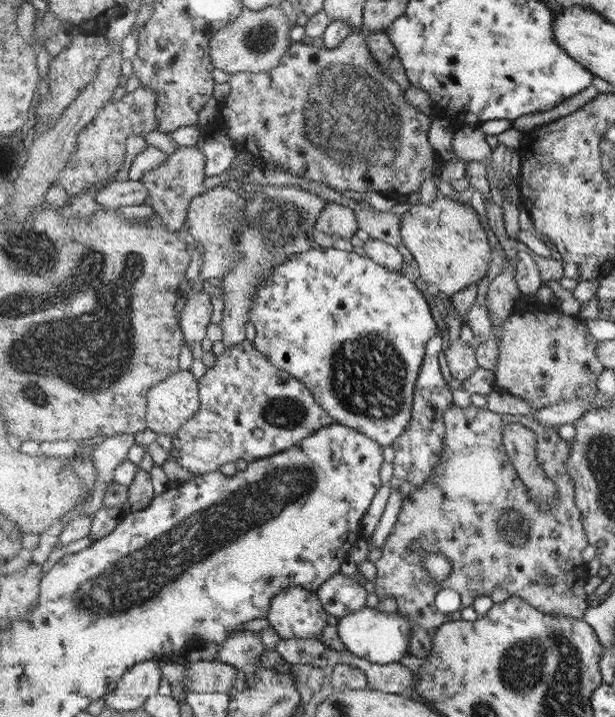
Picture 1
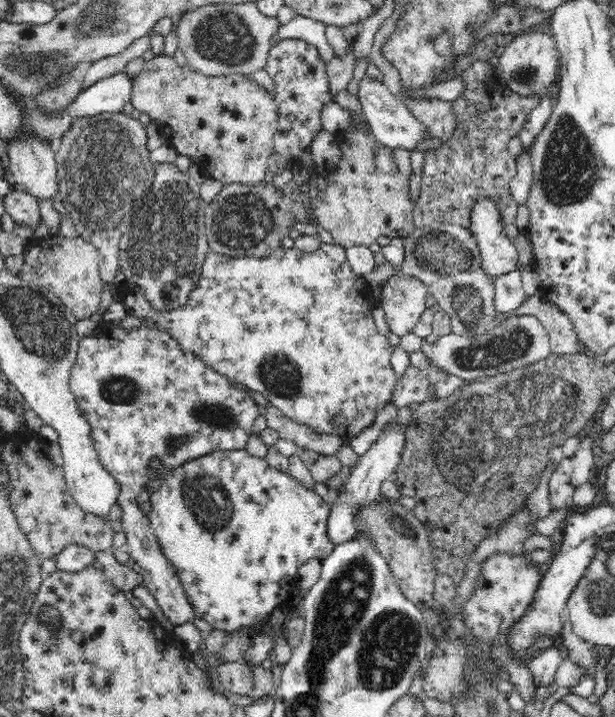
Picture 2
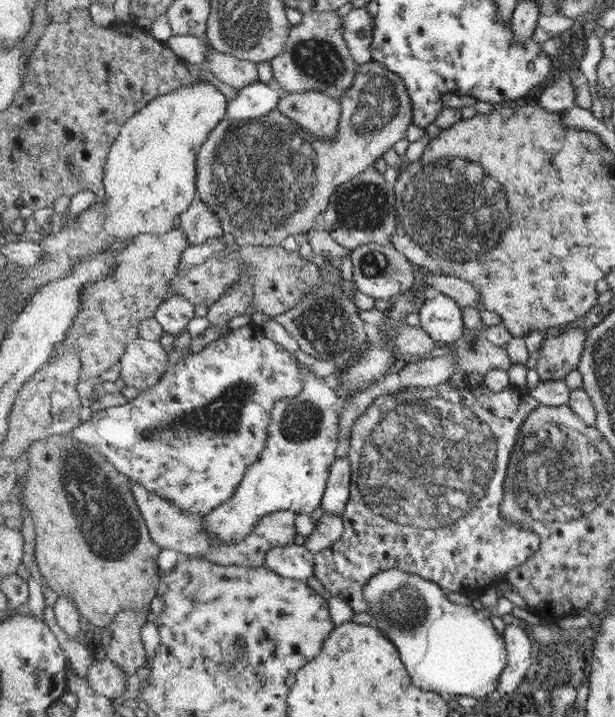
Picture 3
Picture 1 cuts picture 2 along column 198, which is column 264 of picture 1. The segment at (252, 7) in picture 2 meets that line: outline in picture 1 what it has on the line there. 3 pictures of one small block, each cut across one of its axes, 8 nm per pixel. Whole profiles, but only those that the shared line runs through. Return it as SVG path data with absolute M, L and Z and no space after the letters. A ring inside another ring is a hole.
M276 4L262 10L244 8L238 18L218 31L211 43L214 64L232 74L268 72L278 66L286 51L293 44L290 40L290 20L286 12Z

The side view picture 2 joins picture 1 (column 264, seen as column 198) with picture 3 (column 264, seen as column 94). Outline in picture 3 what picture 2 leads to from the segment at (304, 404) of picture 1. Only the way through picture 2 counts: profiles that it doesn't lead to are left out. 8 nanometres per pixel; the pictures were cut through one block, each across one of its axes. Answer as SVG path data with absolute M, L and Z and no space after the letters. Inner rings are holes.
M249 322L240 328L232 329L225 337L211 342L198 353L192 353L184 361L173 365L156 386L141 392L139 397L130 400L125 405L102 408L96 411L90 421L86 421L68 435L72 435L79 441L97 448L104 457L113 462L116 468L127 474L133 481L141 482L148 490L157 492L168 500L173 500L180 508L188 510L188 513L202 515L206 518L212 515L235 493L241 480L245 478L246 471L260 458L262 451L265 450L266 439L269 438L269 424L272 422L272 410L275 404L279 400L292 398L300 394L304 381L298 366L298 361L293 353L284 349L277 341L270 340L269 337L262 335L258 328L254 330L252 322Z

